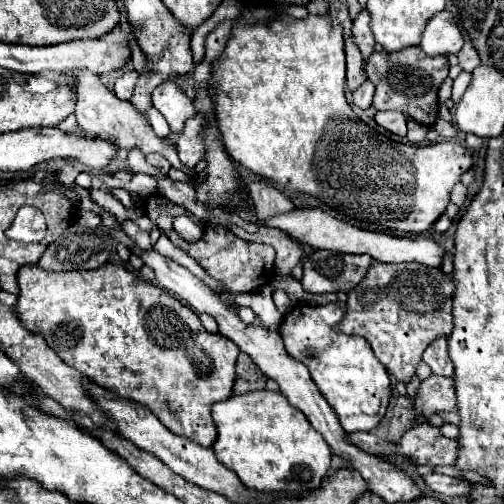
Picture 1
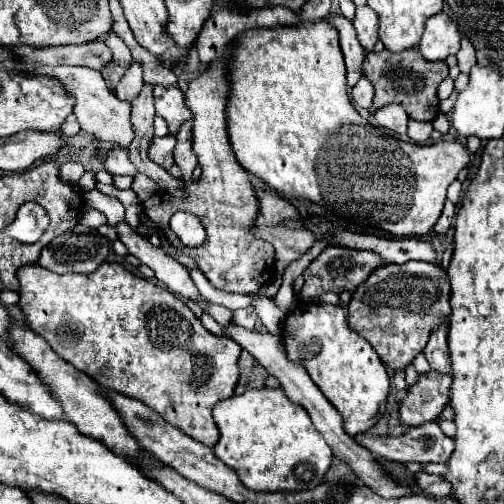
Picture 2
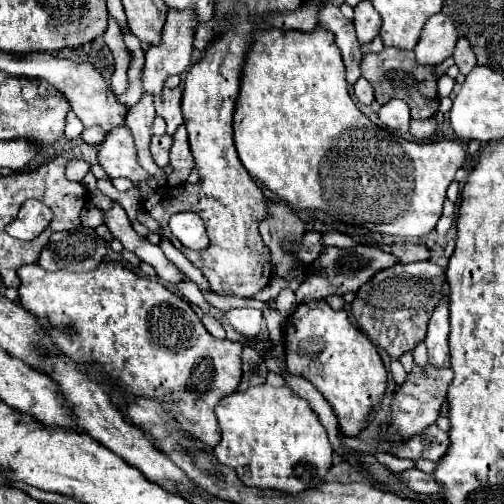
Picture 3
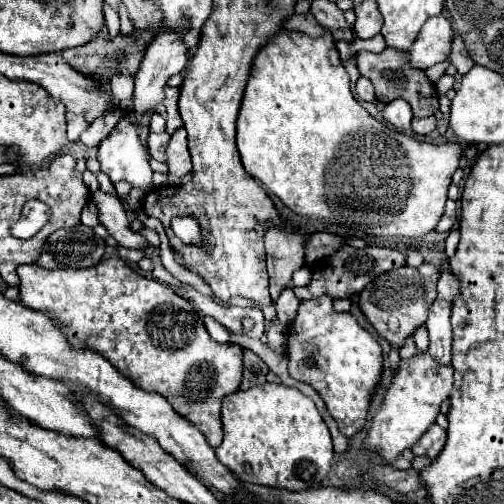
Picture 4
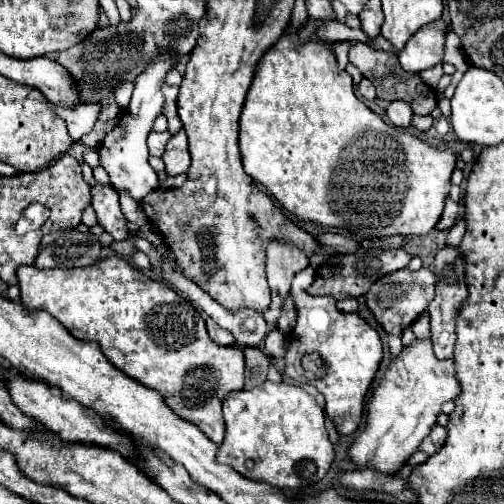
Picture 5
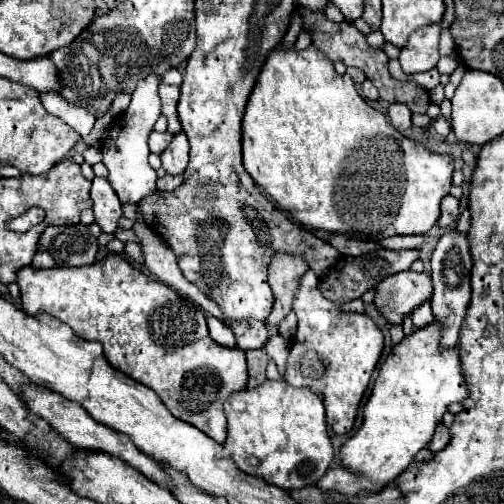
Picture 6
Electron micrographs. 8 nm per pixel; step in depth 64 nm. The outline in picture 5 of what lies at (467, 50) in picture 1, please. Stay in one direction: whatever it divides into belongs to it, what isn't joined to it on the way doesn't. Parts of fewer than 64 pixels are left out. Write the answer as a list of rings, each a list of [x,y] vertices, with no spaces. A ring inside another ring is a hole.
[[[450,30],[448,36],[446,36],[446,52],[444,52],[444,62],[450,62],[456,70],[460,72],[466,72],[470,68],[470,62],[468,62],[464,52],[462,52],[462,46],[460,46],[460,38]]]

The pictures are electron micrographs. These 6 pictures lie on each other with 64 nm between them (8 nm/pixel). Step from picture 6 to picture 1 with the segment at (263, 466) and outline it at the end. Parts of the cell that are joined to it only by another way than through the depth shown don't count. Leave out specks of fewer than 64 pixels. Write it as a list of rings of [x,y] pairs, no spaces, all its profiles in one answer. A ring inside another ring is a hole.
[[[256,390],[230,396],[212,406],[212,420],[218,430],[212,446],[216,458],[236,472],[240,482],[250,490],[262,494],[308,492],[320,488],[322,478],[328,474],[330,448],[326,440],[282,392]]]

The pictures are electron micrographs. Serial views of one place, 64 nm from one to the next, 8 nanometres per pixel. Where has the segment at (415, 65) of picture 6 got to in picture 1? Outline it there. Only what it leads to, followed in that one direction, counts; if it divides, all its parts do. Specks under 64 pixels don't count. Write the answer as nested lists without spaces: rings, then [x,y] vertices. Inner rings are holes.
[[[442,10],[436,16],[432,16],[432,20],[428,20],[420,42],[422,50],[430,56],[458,54],[462,44],[464,44],[462,32],[448,10]]]

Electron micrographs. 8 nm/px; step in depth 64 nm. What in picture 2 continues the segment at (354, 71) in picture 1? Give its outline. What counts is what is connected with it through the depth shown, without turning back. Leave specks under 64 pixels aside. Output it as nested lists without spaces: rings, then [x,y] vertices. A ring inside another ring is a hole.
[[[330,16],[328,18],[334,28],[340,32],[340,46],[344,52],[344,60],[346,60],[346,68],[348,68],[348,86],[356,86],[356,82],[362,78],[362,62],[364,62],[364,48],[360,46],[360,42],[356,40],[356,32],[354,26],[348,18],[344,16]]]

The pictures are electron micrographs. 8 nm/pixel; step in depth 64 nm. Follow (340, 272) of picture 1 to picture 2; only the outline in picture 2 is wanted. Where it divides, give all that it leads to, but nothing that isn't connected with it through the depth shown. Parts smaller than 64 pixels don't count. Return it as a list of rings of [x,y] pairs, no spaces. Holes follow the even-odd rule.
[[[330,246],[330,248],[324,248],[320,252],[320,256],[304,270],[304,286],[300,290],[302,298],[318,298],[320,294],[324,292],[354,292],[358,284],[362,284],[374,268],[382,266],[382,260],[380,256],[376,256],[374,252],[356,252],[356,250],[348,250],[348,248],[338,248],[338,246]]]

